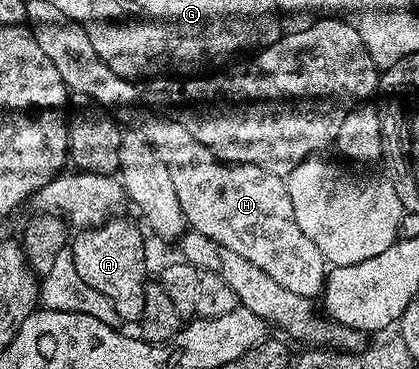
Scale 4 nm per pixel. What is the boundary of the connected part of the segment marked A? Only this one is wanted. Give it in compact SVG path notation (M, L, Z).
M117 216L110 222L104 222L95 228L83 229L71 239L70 249L74 255L74 268L78 268L78 276L90 284L90 288L102 292L110 304L114 304L114 312L125 323L139 323L144 316L146 304L146 283L149 281L148 262L144 259L145 231L127 222L124 216Z

